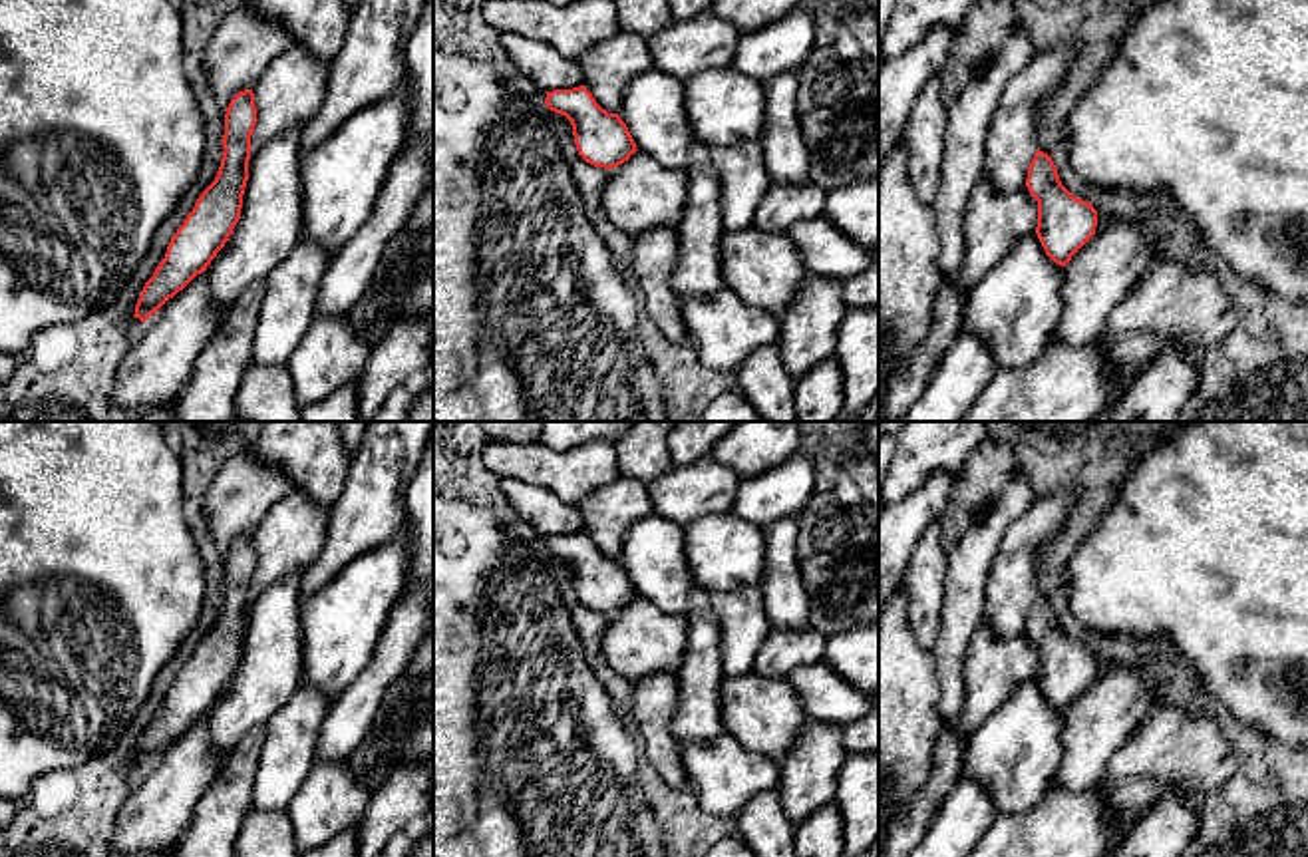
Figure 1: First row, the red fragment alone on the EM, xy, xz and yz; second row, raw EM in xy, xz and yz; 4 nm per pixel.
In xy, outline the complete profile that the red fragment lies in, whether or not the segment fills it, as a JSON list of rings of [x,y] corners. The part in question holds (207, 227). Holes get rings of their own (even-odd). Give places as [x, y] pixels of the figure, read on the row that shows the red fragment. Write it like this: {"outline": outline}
{"outline": [[[252,89],[239,91],[225,113],[223,159],[215,181],[201,193],[193,211],[173,235],[165,258],[145,282],[135,318],[145,322],[169,298],[207,270],[241,219],[248,181],[250,135],[256,125]]]}

